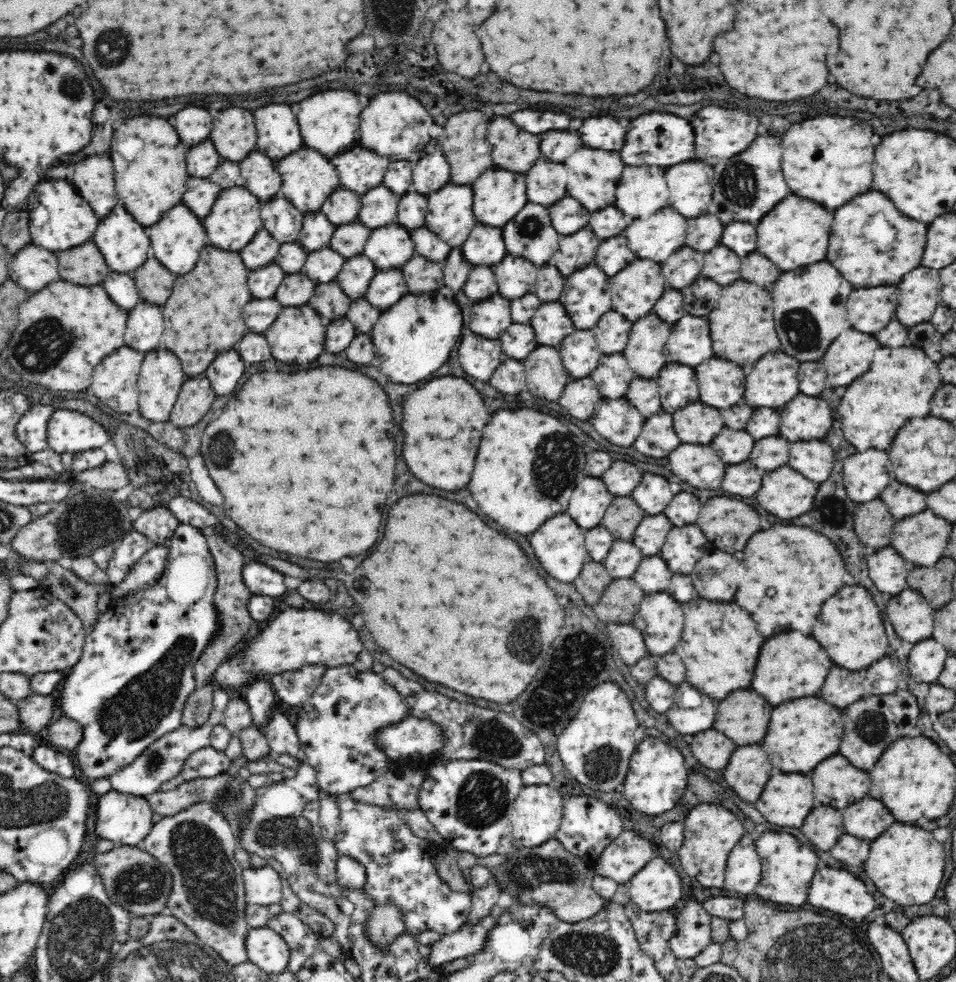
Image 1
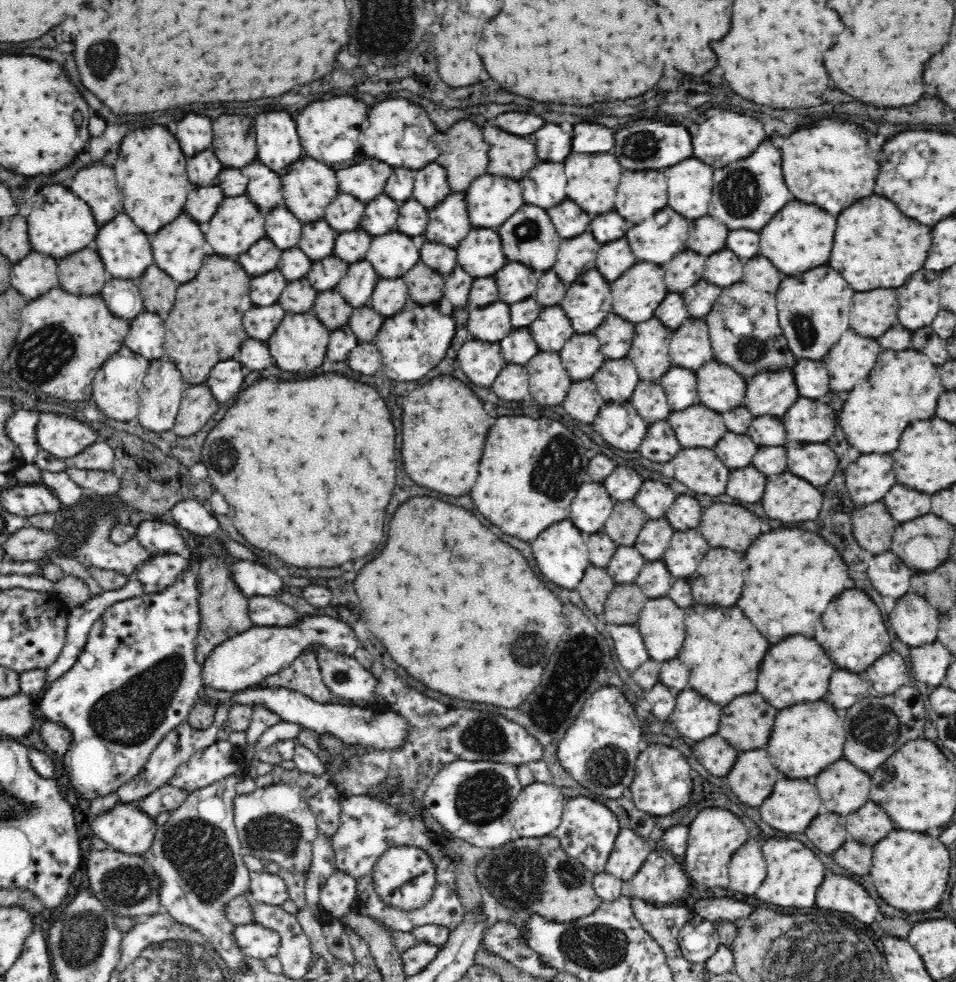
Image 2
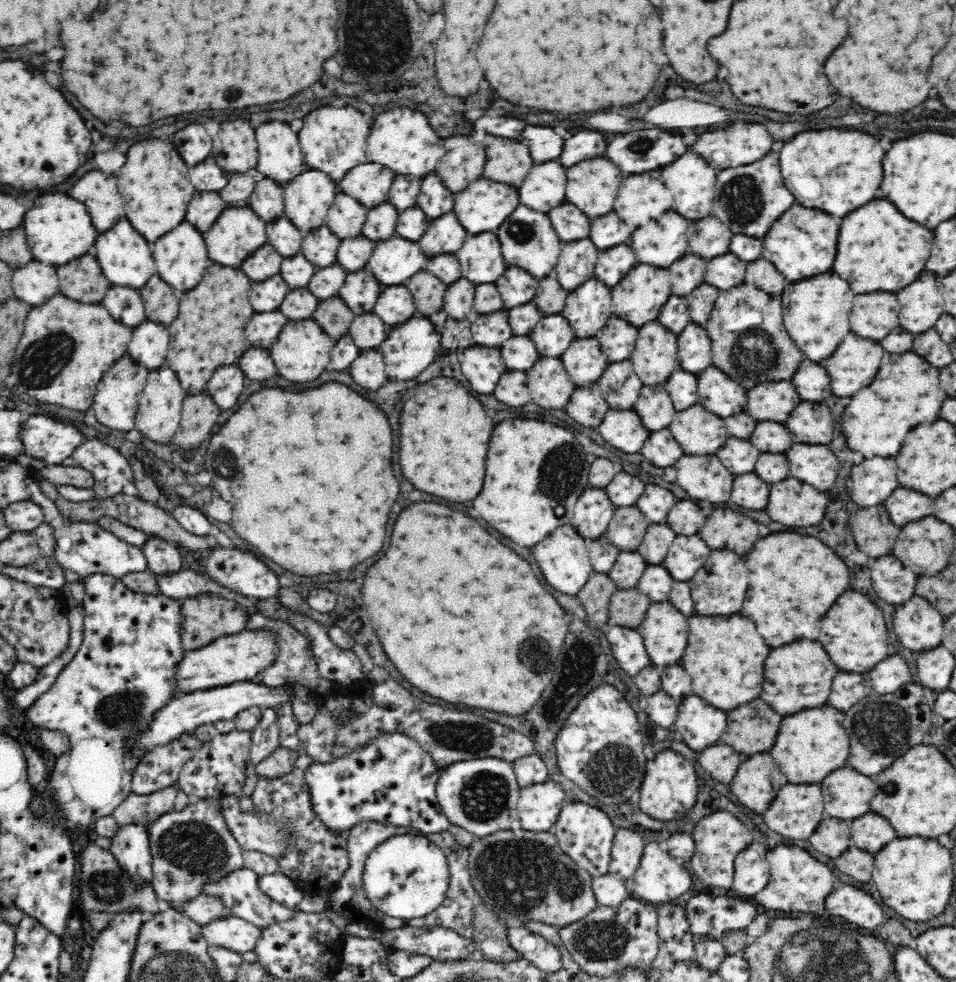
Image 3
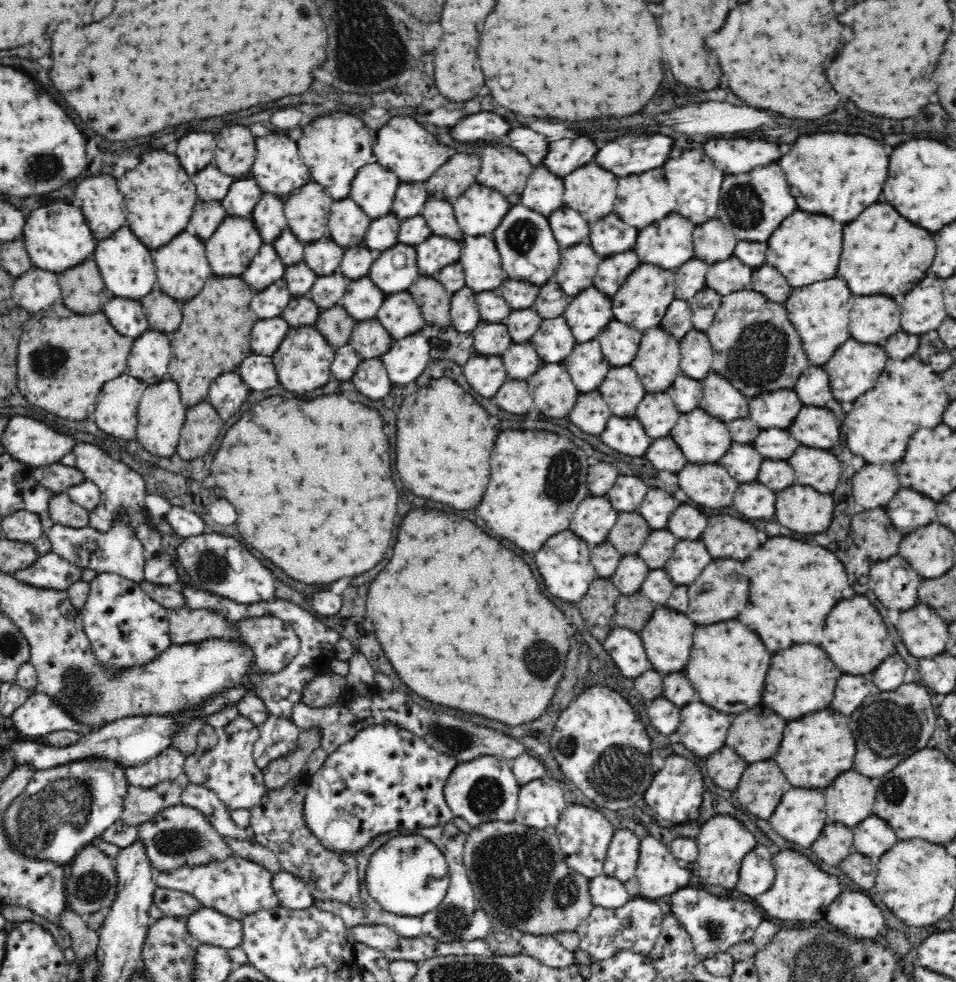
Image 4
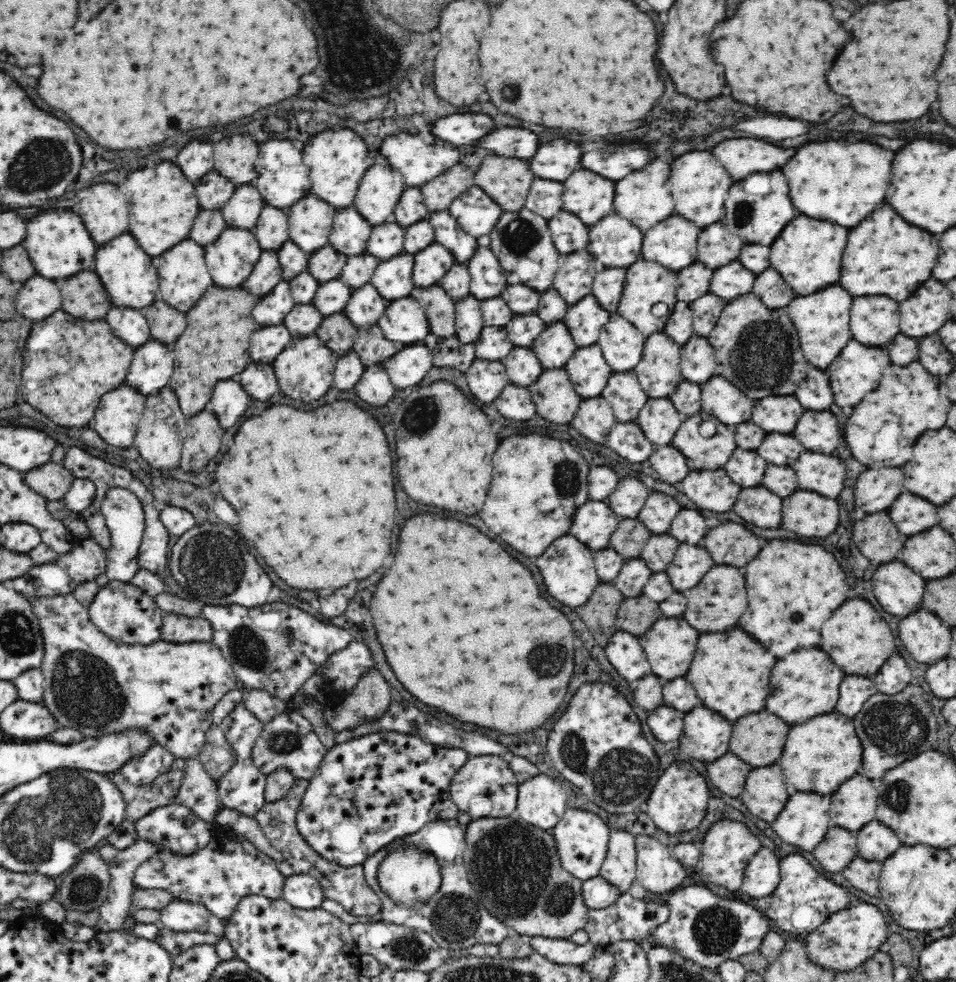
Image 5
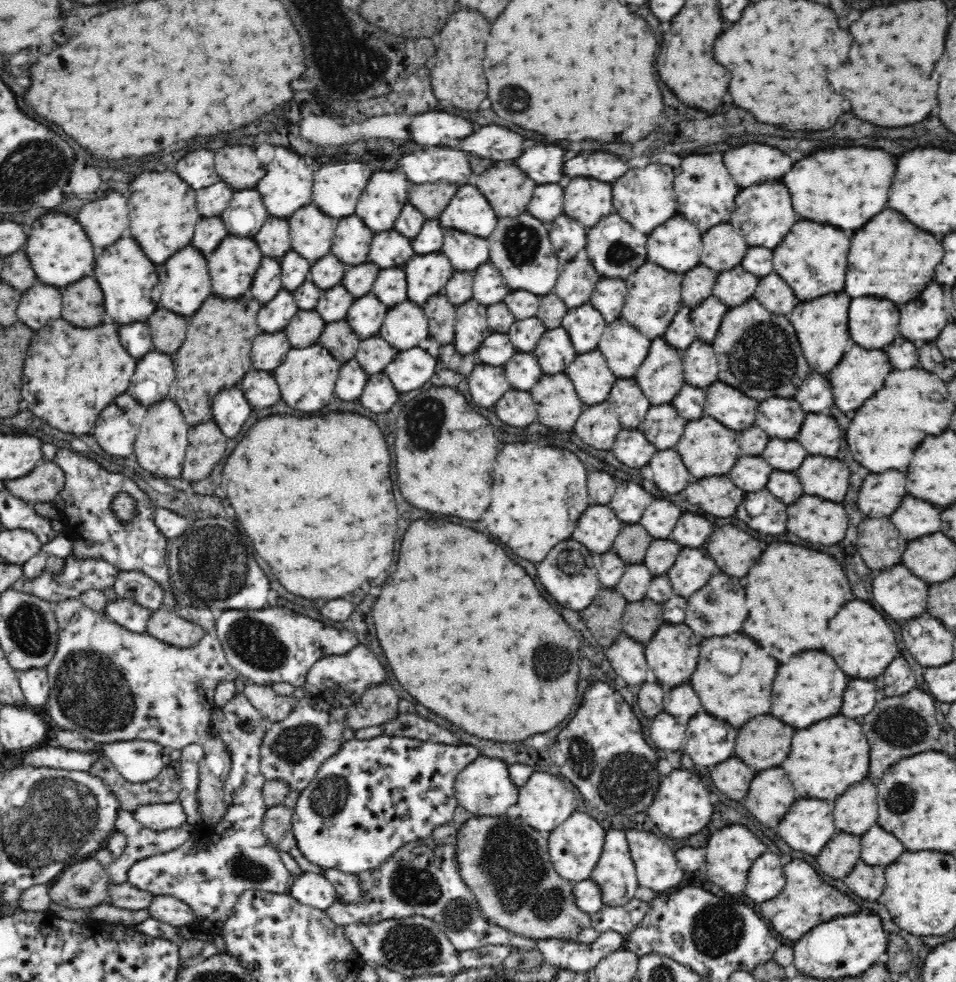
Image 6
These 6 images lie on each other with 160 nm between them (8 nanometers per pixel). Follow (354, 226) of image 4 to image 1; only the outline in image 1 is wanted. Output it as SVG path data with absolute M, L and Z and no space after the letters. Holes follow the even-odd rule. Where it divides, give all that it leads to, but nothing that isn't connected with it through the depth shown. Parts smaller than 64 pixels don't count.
M338 187L338 190L335 189L323 203L321 211L332 224L340 226L358 221L360 207L361 195Z

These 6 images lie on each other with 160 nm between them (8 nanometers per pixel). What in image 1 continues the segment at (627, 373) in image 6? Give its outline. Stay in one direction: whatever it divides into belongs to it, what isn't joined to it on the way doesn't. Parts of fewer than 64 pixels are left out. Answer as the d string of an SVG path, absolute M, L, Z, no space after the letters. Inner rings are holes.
M610 310L600 318L598 326L592 328L592 332L604 354L616 354L616 352L624 350L624 346L628 342L630 326L632 326L632 322L628 322L619 312Z

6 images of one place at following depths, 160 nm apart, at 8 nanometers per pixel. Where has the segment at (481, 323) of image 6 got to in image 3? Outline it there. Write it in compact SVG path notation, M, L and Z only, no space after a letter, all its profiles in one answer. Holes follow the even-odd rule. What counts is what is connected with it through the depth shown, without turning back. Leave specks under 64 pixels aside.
M458 277L456 282L447 285L444 294L443 309L448 312L448 317L464 320L472 310L475 285L467 278Z

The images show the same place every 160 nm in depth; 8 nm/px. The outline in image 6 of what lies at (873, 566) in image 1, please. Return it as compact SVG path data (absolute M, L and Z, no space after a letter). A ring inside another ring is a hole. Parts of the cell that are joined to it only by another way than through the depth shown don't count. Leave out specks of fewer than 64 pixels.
M906 566L876 572L874 600L892 618L916 618L926 610L929 583L914 576Z

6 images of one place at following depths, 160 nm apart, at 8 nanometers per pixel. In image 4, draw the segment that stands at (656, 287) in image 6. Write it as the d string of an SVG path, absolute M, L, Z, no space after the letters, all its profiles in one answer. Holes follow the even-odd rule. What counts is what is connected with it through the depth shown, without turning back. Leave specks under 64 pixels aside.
M640 264L624 282L620 290L612 295L612 308L614 318L620 322L626 322L638 330L648 330L658 327L664 318L664 312L674 300L674 272L664 270L660 266L652 264Z

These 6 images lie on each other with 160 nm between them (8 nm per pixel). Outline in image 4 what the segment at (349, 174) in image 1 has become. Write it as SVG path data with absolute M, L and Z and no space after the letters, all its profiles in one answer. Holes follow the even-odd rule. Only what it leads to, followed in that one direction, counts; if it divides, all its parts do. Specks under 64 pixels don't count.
M380 164L362 166L352 178L349 198L372 218L391 212L396 189L401 180Z

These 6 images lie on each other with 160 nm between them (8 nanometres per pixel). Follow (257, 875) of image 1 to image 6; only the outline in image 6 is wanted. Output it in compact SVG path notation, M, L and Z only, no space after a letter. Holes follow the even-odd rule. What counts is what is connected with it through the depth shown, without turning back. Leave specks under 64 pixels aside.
M305 872L297 876L289 889L289 895L302 905L320 910L326 910L334 902L339 902L332 883L328 882L324 875L314 872Z

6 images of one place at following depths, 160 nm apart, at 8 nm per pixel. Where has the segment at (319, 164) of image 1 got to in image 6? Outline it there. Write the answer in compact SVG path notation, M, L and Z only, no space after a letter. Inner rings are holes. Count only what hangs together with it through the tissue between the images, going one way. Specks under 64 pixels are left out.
M308 204L287 219L291 248L310 263L330 252L337 219Z

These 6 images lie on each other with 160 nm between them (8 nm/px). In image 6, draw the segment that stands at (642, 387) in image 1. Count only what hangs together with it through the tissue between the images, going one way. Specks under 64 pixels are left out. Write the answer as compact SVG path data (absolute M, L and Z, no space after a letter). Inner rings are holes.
M670 404L651 405L637 429L646 435L657 450L666 450L676 446L687 422Z

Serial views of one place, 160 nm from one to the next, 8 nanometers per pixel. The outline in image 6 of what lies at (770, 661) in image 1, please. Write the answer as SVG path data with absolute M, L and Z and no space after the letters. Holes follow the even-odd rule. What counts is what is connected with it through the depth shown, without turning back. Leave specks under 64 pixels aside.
M814 650L796 654L790 658L788 664L782 664L776 672L770 712L794 728L808 728L818 720L840 714L842 696L848 680L850 678L836 666L830 654Z

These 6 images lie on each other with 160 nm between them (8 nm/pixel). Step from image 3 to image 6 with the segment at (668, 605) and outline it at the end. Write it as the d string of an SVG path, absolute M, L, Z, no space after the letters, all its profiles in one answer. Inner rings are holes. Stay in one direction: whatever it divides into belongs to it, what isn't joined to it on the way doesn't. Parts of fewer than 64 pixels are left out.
M665 623L664 626L660 626L660 629L650 639L645 644L645 659L653 674L656 674L658 682L668 684L670 688L686 682L692 676L694 668L696 668L702 638L696 636L686 624Z

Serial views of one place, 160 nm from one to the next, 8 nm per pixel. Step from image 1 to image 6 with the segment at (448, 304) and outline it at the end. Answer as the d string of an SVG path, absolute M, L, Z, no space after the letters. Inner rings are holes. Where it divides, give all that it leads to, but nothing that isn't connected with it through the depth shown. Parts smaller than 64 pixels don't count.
M414 347L399 351L392 362L384 367L383 372L390 378L398 392L410 392L428 382L432 374L438 370L436 357L432 357L420 347Z

